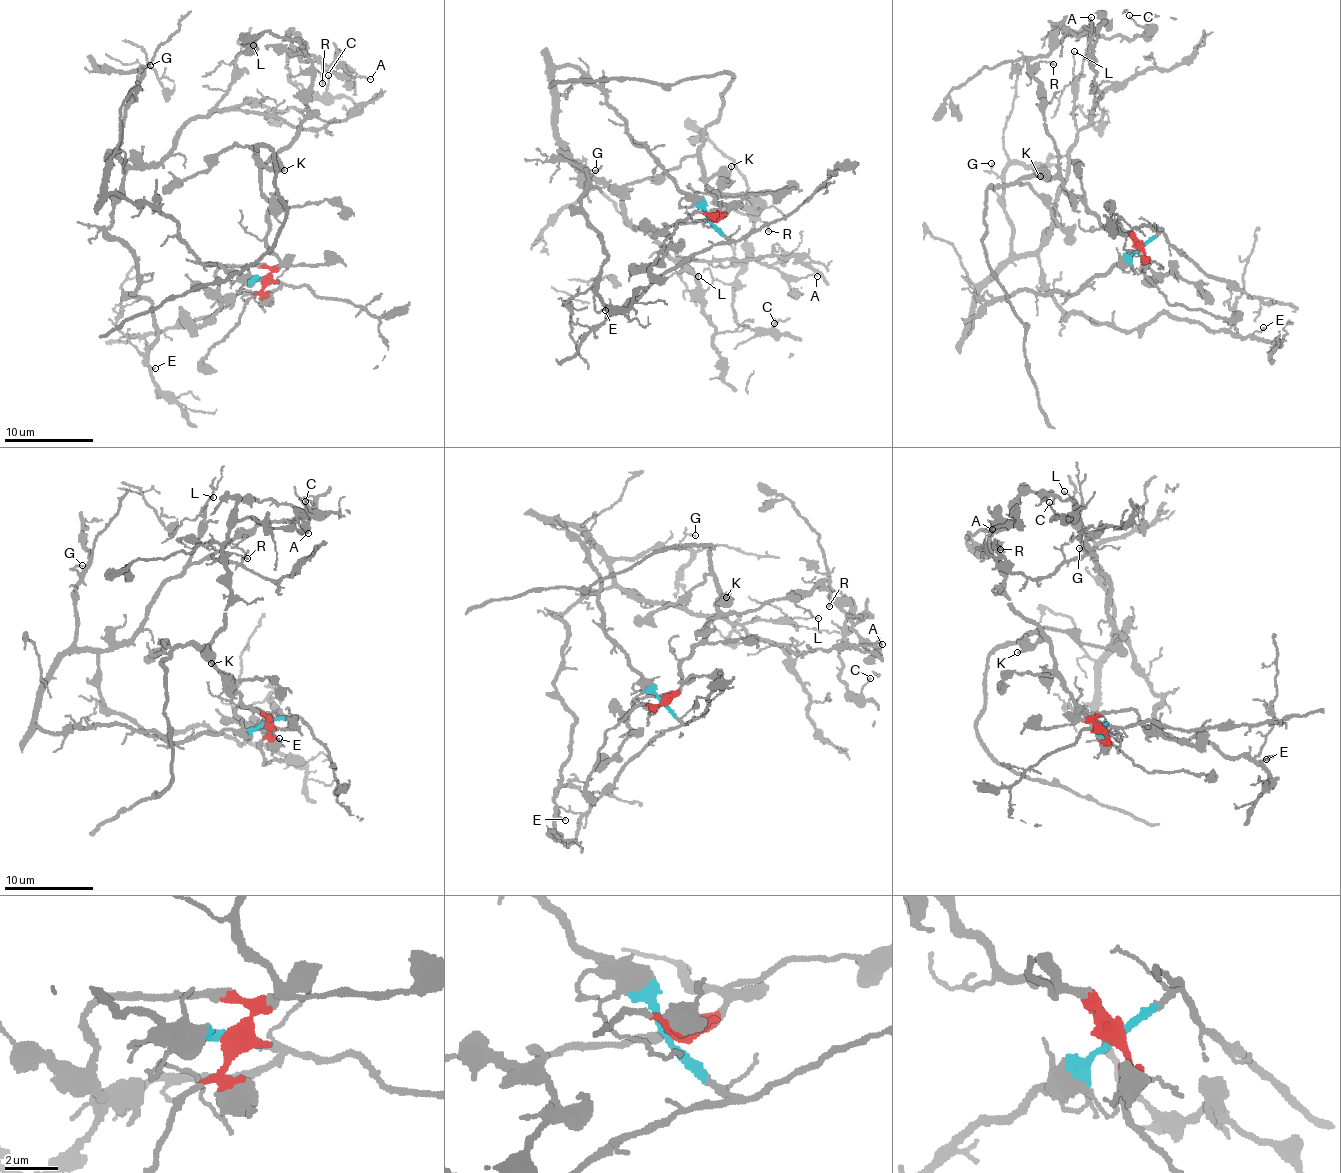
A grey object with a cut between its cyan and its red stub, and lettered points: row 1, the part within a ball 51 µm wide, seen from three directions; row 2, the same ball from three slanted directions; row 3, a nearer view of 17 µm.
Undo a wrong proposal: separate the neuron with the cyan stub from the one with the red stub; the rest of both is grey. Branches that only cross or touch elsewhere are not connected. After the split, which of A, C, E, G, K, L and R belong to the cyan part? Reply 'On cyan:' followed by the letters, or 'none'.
On cyan: E, G, L

